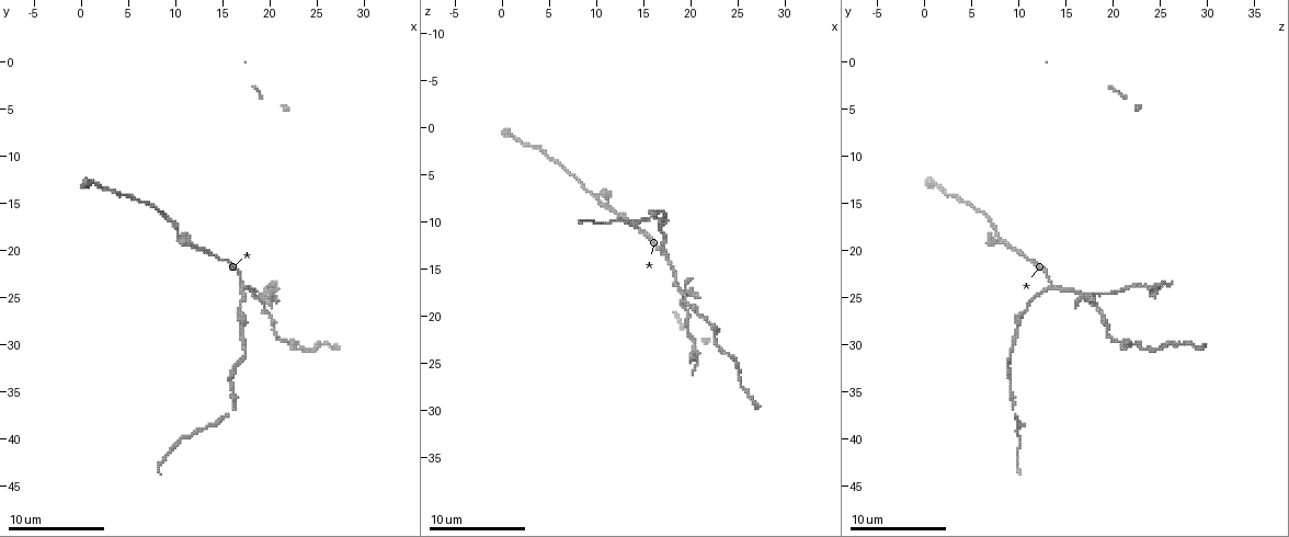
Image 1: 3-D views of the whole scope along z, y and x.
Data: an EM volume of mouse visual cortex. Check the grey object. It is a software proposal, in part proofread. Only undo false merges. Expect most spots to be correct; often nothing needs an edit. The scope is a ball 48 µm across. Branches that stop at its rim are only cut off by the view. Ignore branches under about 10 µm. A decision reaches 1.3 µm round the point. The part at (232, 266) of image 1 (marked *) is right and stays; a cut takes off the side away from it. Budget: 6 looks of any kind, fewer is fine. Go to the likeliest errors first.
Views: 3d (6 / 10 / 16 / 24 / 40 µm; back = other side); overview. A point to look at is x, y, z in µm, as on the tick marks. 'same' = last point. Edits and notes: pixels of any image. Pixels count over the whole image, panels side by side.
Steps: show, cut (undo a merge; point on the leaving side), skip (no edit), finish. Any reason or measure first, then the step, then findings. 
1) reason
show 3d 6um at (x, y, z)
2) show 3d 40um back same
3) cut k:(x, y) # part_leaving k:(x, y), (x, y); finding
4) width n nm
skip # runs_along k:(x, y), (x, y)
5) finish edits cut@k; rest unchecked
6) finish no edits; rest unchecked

four or more arms meet
show 3d 10um at (19.2, 25.6, 17.6)

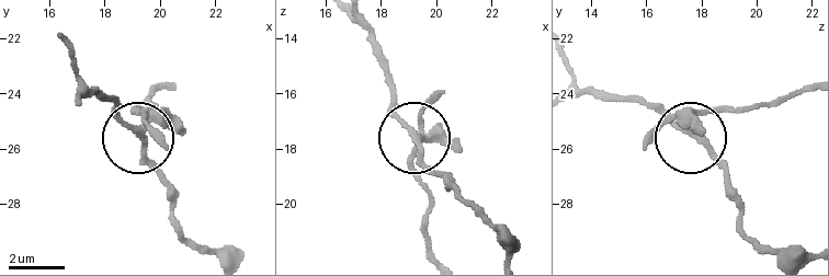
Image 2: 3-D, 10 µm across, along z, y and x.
cut 2:(157, 133) # part_leaving 2:(691, 110), (759, 110), (809, 90); a second cell is stuck on

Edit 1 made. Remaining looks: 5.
a fork
show 3d 10um at (17.4, 24.0, 13.2)

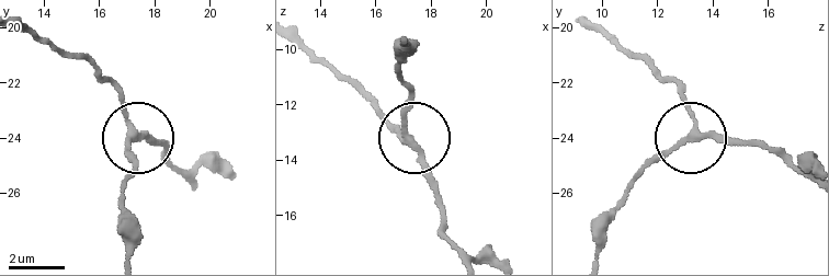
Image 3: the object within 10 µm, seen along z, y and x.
width 200 nm
skip # continuous, no second cell

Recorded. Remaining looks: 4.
a narrow waist
show 3d 6um at (10.2, 18.2, 7.8)

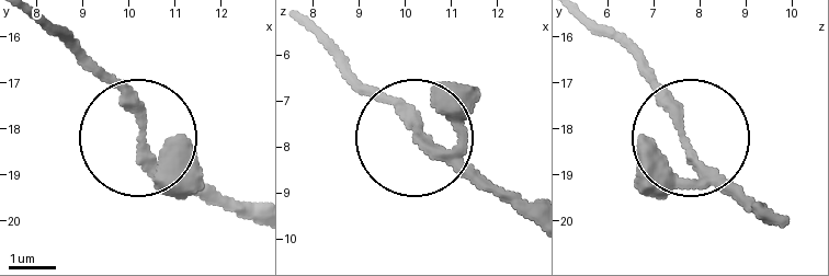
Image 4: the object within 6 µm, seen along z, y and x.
skip # runs_along 4:(534, 225), (338, 59); all the same cell

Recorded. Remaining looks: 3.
finish edits cut@2; rest unchecked

